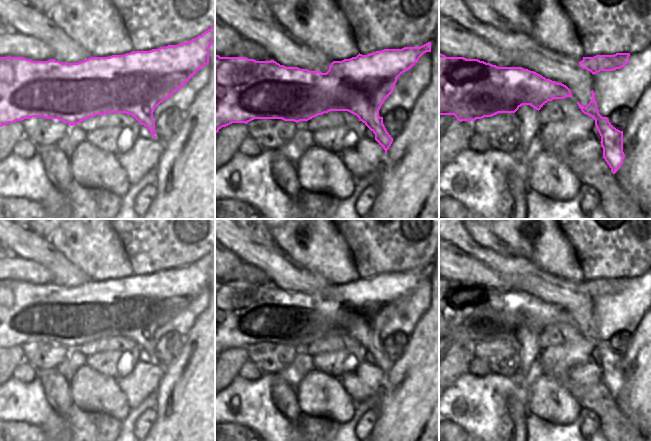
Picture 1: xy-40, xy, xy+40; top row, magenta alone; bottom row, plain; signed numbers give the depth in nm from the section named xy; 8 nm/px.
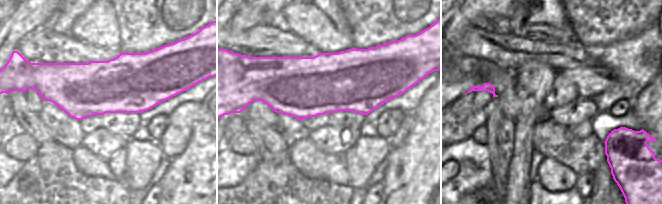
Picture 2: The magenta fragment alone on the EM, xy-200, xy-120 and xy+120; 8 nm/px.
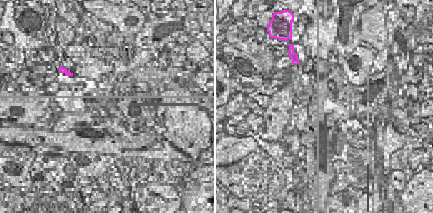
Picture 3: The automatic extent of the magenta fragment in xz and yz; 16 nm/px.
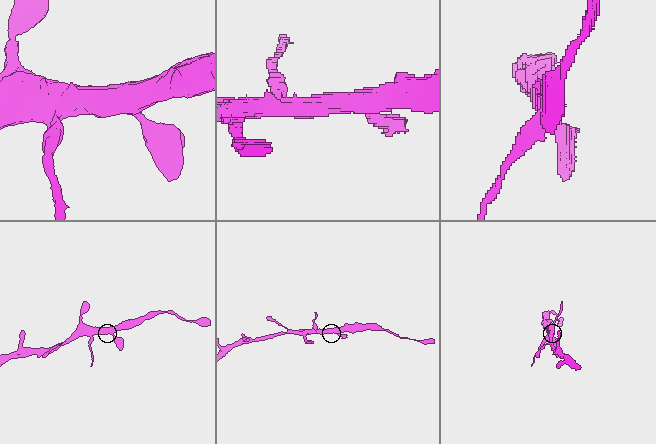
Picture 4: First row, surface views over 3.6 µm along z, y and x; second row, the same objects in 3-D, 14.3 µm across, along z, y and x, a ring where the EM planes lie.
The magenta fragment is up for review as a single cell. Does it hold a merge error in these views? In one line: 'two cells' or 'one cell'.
one cell

